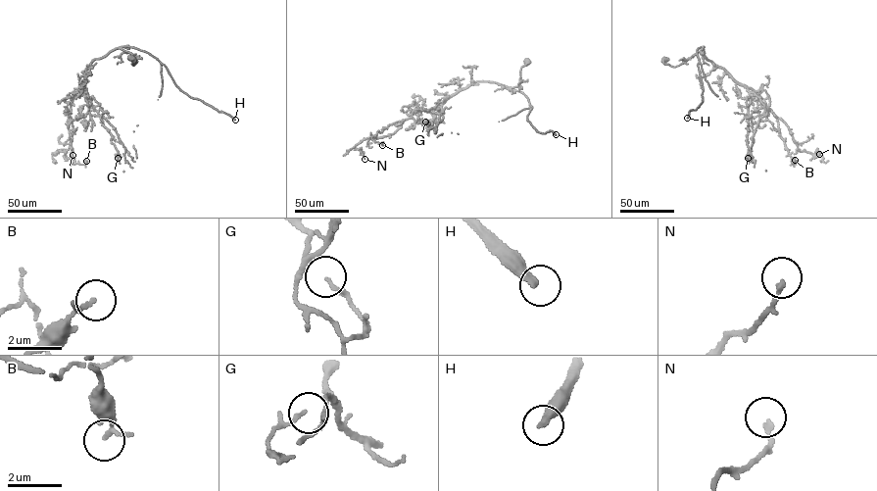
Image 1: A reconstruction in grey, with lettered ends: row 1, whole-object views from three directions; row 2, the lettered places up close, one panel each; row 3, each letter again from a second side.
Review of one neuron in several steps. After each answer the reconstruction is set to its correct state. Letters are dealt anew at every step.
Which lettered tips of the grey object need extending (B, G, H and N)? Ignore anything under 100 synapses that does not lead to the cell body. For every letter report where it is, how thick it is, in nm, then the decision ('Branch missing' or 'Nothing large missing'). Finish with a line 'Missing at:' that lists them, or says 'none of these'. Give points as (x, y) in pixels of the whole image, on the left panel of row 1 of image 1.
B: Place: (86, 161). Thickness 110 nm. Nothing large missing
G: Place: (118, 158). Thickness 90 nm. Nothing large missing
H: Place: (235, 120). Thickness 320 nm. Branch missing
N: Place: (73, 155). Thickness 170 nm. Nothing large missing
Missing at: H

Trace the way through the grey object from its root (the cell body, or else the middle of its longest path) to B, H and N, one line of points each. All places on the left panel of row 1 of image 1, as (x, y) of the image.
B: (130, 58), (133, 65), (132, 54), (117, 48), (93, 59), (72, 101), (68, 123), (73, 163), (86, 161)
H: (130, 58), (133, 65), (132, 54), (120, 47), (133, 47), (147, 52), (165, 66), (179, 89), (235, 120)
N: (130, 58), (133, 65), (132, 54), (115, 48), (88, 66), (72, 103), (72, 141), (55, 153), (73, 155)

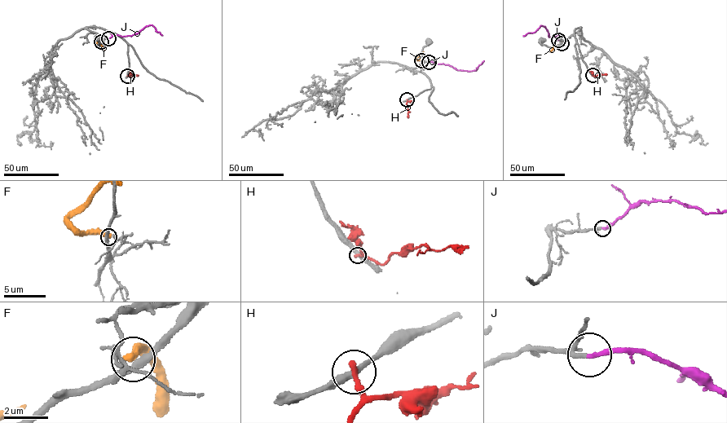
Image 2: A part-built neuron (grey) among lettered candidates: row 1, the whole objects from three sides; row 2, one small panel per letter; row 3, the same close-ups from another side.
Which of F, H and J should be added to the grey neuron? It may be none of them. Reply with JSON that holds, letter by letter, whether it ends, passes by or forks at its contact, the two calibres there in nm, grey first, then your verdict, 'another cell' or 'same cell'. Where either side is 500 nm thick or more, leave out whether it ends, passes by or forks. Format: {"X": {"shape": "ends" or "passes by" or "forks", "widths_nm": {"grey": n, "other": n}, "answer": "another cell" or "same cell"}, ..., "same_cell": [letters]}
{"F": {"shape": "ends", "widths_nm": {"grey": 260, "other": 360}, "answer": "another cell"}, "H": {"shape": "ends", "widths_nm": {"grey": 300, "other": 280}, "answer": "another cell"}, "J": {"shape": "ends", "widths_nm": {"grey": 160, "other": 220}, "answer": "same cell"}, "same_cell": ["J"]}

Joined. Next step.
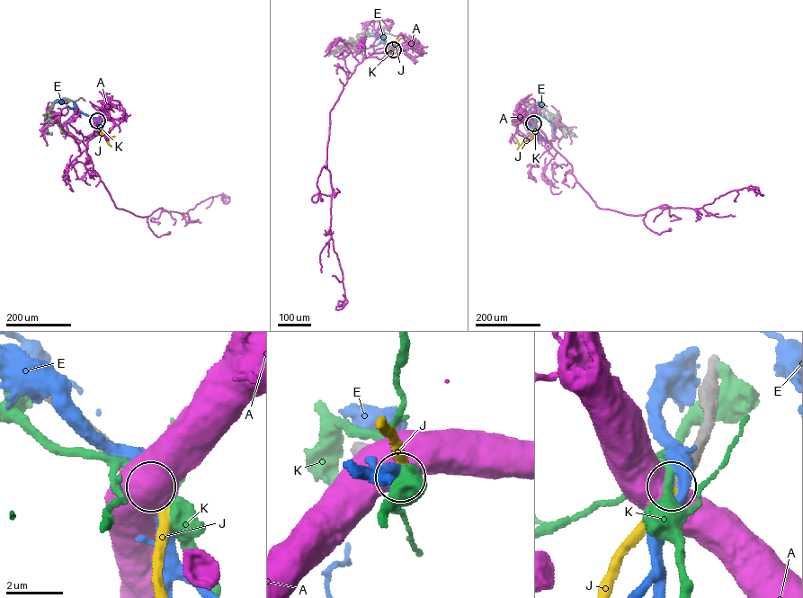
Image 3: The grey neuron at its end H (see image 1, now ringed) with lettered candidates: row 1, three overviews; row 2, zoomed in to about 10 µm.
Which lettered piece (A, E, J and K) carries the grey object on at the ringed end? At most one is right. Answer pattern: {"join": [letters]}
{"join": ["J"]}

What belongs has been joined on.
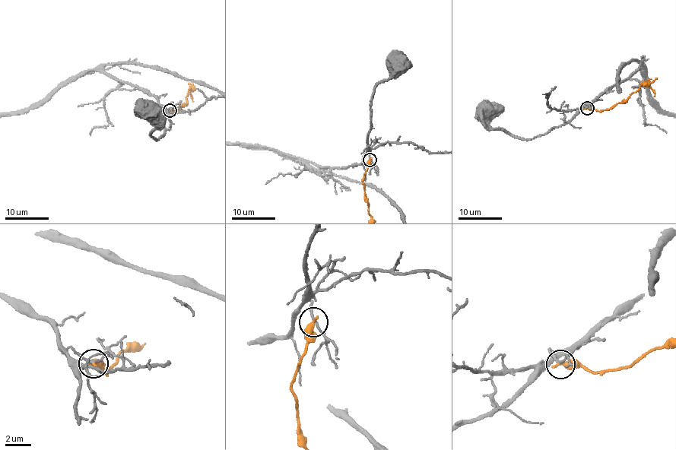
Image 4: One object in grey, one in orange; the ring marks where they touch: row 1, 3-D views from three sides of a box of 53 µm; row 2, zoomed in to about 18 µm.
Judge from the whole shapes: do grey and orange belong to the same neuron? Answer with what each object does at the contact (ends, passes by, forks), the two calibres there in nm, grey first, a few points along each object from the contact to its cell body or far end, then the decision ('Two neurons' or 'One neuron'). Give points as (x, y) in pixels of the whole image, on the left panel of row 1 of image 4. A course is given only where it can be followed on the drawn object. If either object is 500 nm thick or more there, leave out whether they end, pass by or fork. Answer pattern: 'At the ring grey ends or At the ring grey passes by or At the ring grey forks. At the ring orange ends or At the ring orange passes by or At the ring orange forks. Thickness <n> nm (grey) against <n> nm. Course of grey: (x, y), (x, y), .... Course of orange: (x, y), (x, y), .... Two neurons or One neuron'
At the ring grey passes by. At the ring orange ends. Thickness 170 nm (grey) against 460 nm. Course of grey: (170, 110), (163, 109), (163, 134), (157, 140), (150, 136), (157, 127), (150, 122), (144, 109). Course of orange: (170, 110), (175, 114), (179, 106), (183, 107), (187, 102), (185, 97), (189, 89), (193, 101). Two neurons

